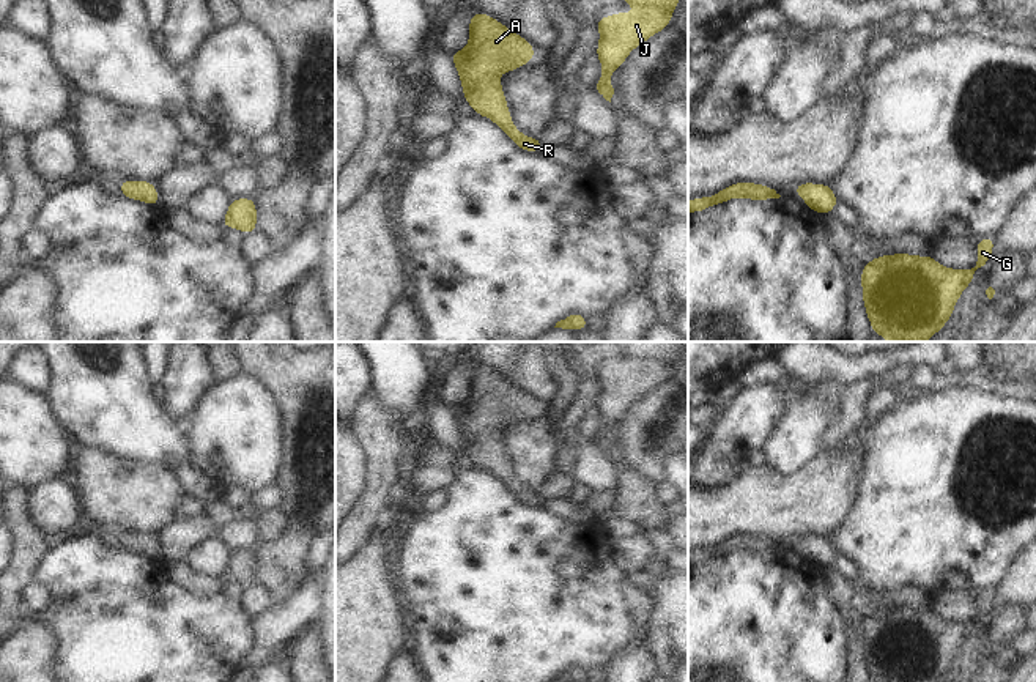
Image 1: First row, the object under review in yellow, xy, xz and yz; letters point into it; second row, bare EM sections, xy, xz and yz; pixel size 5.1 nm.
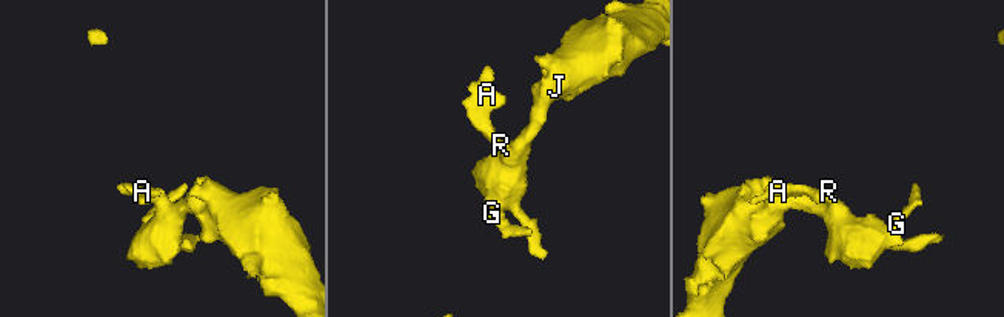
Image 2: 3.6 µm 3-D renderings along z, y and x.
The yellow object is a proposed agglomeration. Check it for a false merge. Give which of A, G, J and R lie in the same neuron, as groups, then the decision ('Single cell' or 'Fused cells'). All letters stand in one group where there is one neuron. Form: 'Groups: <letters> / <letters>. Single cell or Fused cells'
Groups: A G J R. Single cell.

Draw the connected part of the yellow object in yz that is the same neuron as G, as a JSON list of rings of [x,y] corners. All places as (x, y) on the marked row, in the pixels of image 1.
[[[995,236],[979,239],[976,246],[978,263],[968,269],[945,268],[932,255],[893,254],[875,257],[863,263],[861,288],[863,304],[872,332],[888,342],[927,342],[951,318],[960,293],[971,284],[973,274],[982,271],[992,255]]]

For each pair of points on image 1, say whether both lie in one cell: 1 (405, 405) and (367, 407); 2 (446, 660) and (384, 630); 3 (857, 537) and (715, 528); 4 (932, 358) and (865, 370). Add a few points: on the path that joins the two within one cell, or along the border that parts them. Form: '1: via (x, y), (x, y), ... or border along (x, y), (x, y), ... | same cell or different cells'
1: border along (372, 389), (402, 418), (406, 437) | different cells
2: border along (400, 605), (405, 615), (408, 649) | different cells
3: border along (852, 507), (844, 520), (827, 536) | different cells
4: via (915, 358), (882, 361) | same cell

